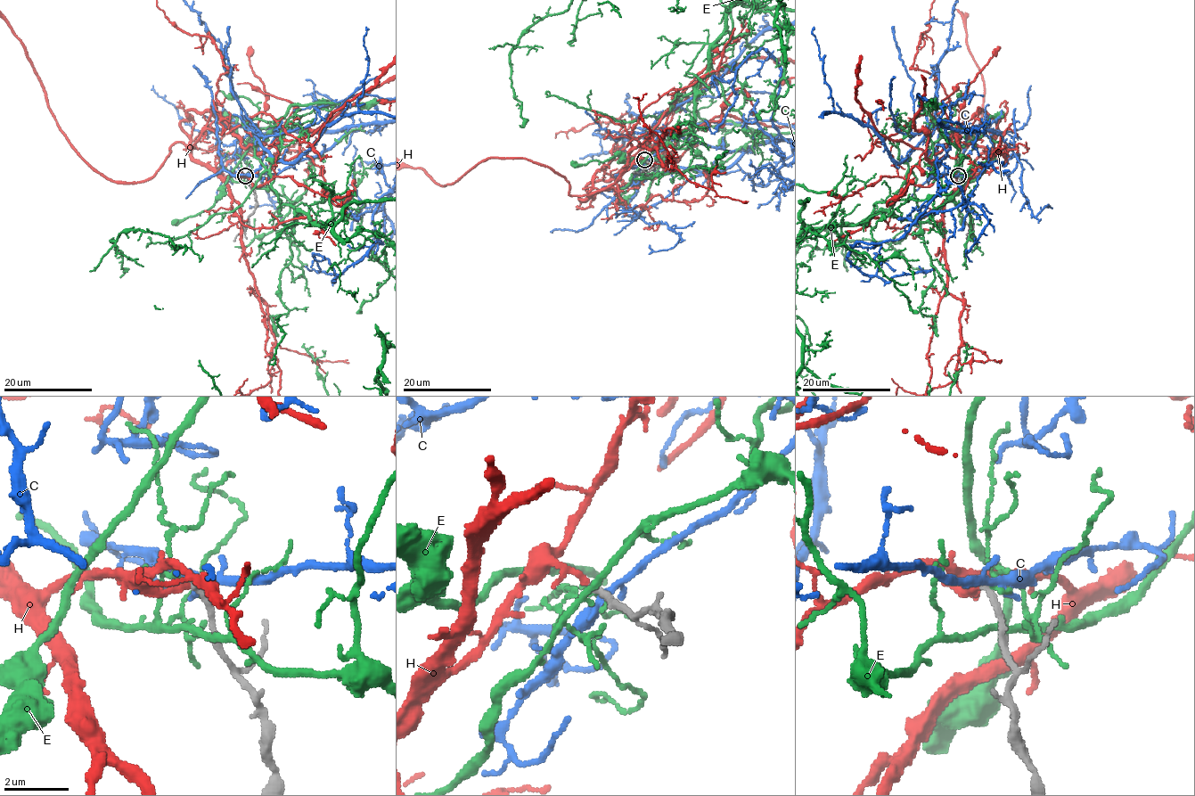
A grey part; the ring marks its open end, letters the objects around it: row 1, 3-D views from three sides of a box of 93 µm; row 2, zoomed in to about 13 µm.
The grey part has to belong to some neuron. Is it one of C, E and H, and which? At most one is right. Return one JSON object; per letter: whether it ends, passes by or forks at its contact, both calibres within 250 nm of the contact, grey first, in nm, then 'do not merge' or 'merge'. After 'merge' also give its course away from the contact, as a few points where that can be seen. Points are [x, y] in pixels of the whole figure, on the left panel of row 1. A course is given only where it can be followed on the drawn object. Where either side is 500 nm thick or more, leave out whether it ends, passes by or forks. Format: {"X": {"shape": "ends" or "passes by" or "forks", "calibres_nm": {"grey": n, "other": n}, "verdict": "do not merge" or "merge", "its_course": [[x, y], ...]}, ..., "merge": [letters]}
{"C": {"shape": "forks", "calibres_nm": {"grey": 220, "other": 240}, "verdict": "do not merge"}, "E": {"shape": "passes by", "calibres_nm": {"grey": 240, "other": 100}, "verdict": "do not merge"}, "H": {"shape": "passes by", "calibres_nm": {"grey": 200, "other": 130}, "verdict": "merge", "its_course": [[244, 176], [220, 176], [175, 142], [153, 176], [140, 182], [105, 178], [60, 127], [23, 44]]}, "merge": ["H"]}

